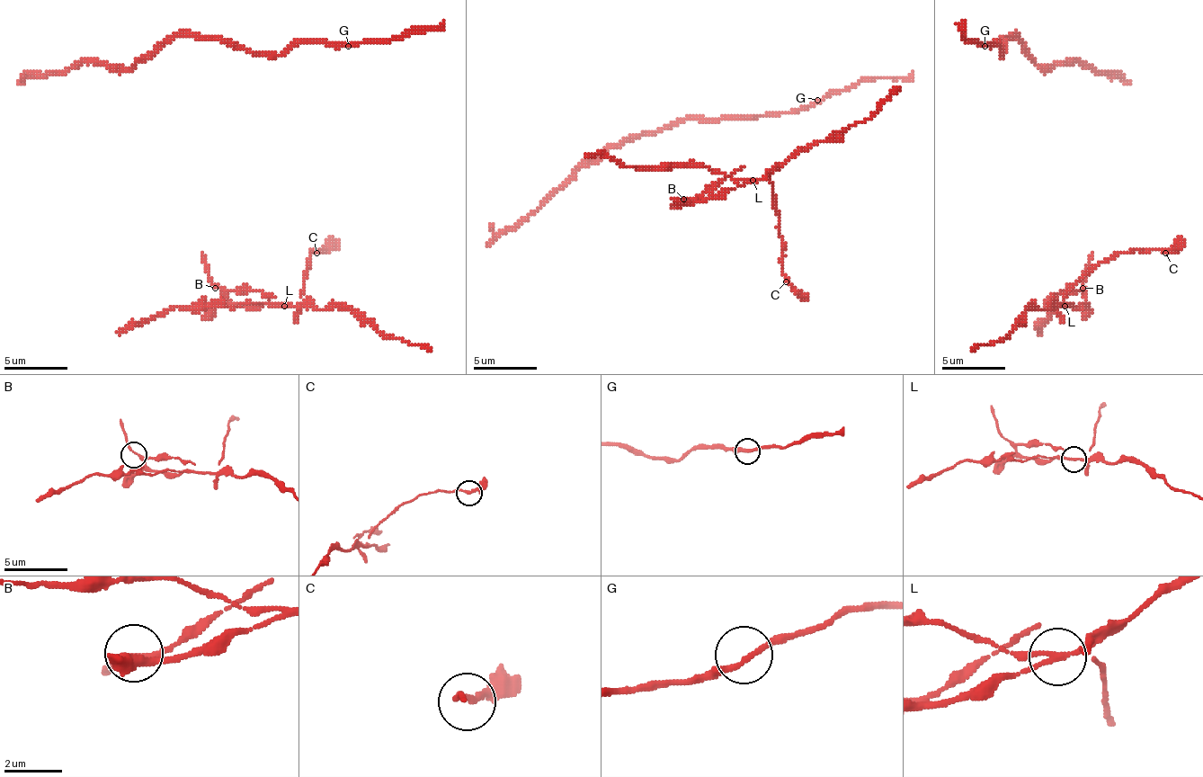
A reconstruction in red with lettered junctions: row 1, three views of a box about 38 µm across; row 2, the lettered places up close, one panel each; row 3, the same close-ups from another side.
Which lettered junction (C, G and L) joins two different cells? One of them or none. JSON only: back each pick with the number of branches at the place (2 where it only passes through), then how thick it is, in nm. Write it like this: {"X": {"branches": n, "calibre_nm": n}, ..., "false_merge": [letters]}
{"L": {"branches": 3, "calibre_nm": 160}, "false_merge": ["L"]}

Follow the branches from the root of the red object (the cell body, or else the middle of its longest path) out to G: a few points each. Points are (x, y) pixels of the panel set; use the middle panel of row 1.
G: (601, 160), (610, 147), (620, 147), (636, 135), (662, 131), (687, 119), (798, 112), (817, 100)

